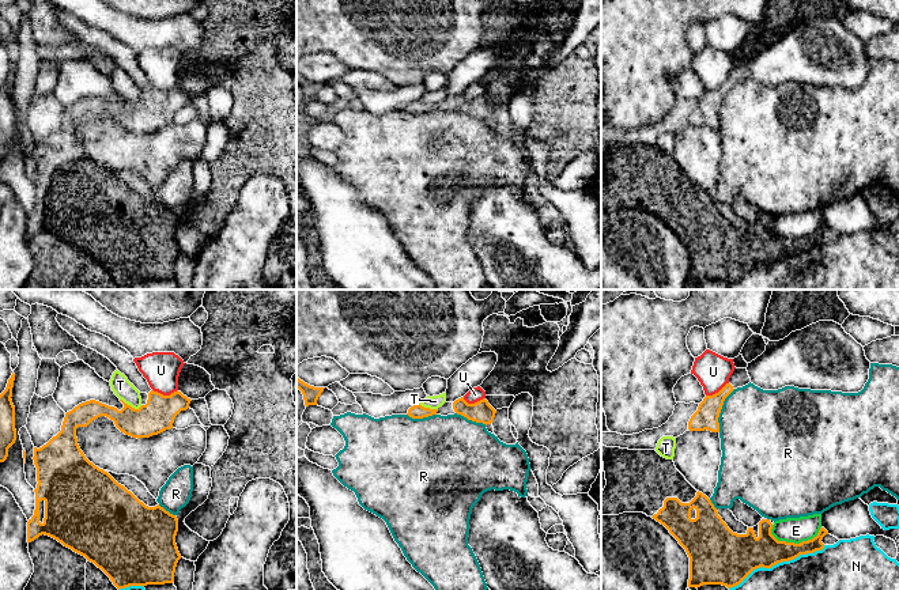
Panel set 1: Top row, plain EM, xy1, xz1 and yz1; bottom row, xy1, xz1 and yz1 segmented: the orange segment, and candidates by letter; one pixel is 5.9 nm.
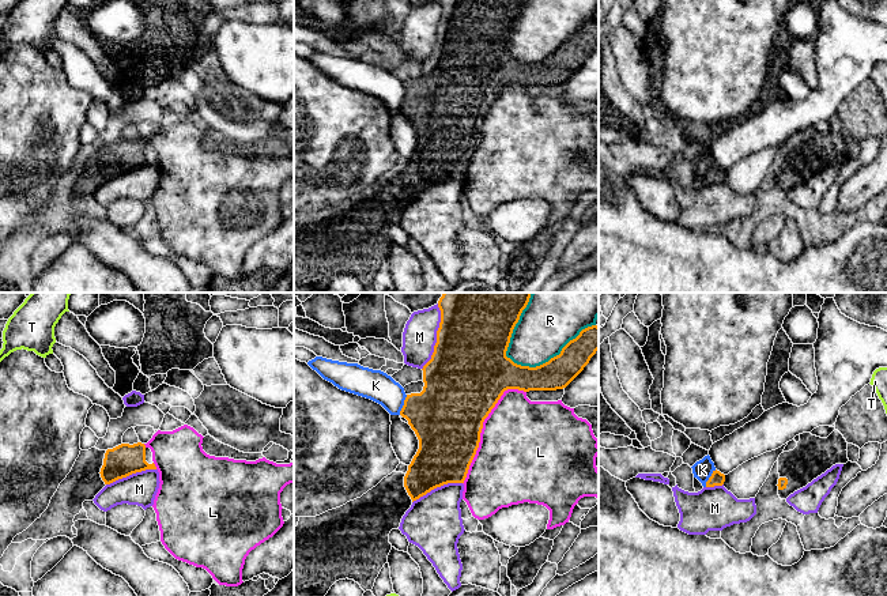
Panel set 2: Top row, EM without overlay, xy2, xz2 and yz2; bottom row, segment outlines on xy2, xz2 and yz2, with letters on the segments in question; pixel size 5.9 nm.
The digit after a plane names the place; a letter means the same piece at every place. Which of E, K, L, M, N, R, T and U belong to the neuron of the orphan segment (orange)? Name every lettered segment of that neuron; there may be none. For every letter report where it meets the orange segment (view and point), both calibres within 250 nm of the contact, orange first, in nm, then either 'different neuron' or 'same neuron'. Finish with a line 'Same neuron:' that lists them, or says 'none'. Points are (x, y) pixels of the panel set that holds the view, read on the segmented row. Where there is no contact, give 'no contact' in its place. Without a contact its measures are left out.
E: yz1 (797, 544) | 190/150 nm | different neuron
K: xz2 (404, 404) | 400/180 nm | different neuron
L: xz2 (482, 427) | 420/500 nm | different neuron
M: xz2 (437, 336) | 440/200 nm | different neuron
N: yz1 (777, 563) | 260/220 nm | different neuron
R: xz2 (551, 358) | 180/340 nm | different neuron
T: xy1 (129, 405) | 200/110 nm | different neuron
U: xy1 (165, 396) | 200/200 nm | different neuron
Same neuron: none

